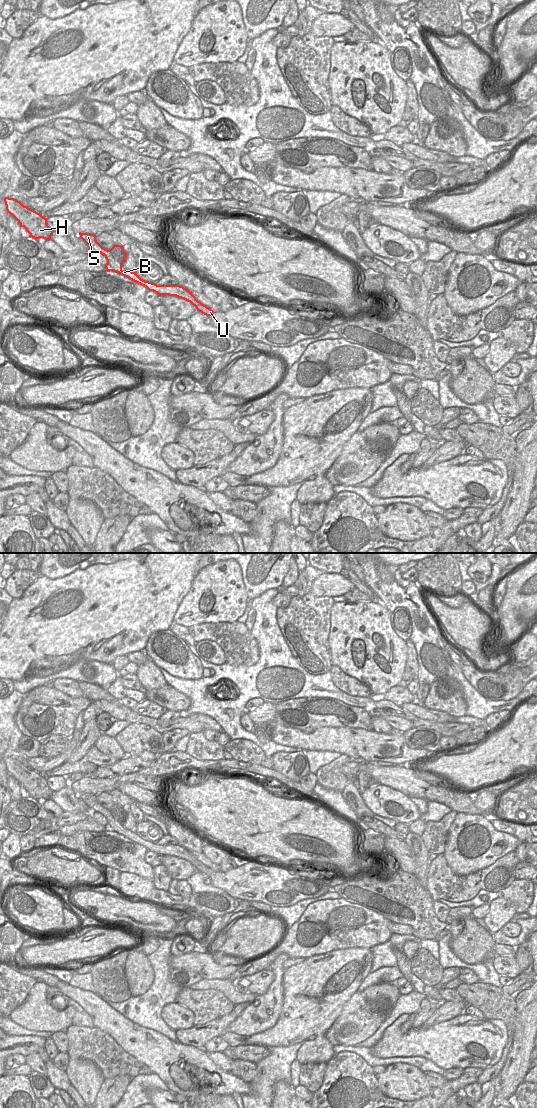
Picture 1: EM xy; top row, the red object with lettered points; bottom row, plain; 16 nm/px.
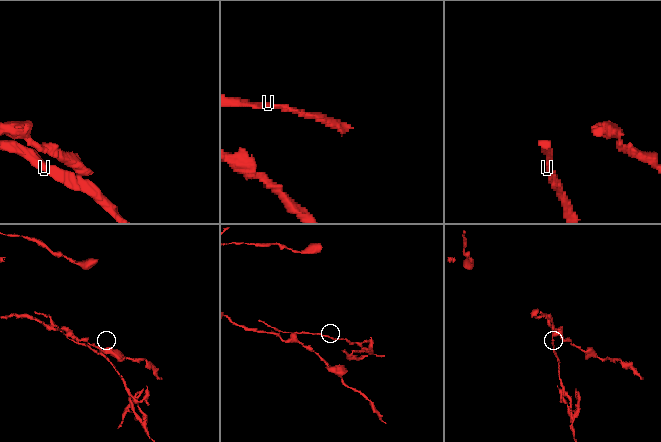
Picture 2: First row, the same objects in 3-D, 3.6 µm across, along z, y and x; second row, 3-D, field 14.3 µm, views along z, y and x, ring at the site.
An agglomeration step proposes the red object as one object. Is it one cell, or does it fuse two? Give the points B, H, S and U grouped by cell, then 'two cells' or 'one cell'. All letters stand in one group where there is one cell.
B S U / H; two cells

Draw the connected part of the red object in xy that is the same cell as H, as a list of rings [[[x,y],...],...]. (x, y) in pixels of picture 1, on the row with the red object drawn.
[[[5,197],[4,202],[7,212],[18,221],[20,227],[26,229],[30,237],[51,239],[54,231],[49,228],[47,218],[43,217],[42,214],[24,206],[14,198]]]

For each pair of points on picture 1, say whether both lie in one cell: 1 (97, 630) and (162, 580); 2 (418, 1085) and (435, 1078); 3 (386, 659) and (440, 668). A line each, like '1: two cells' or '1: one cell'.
1: one cell
2: two cells
3: two cells

